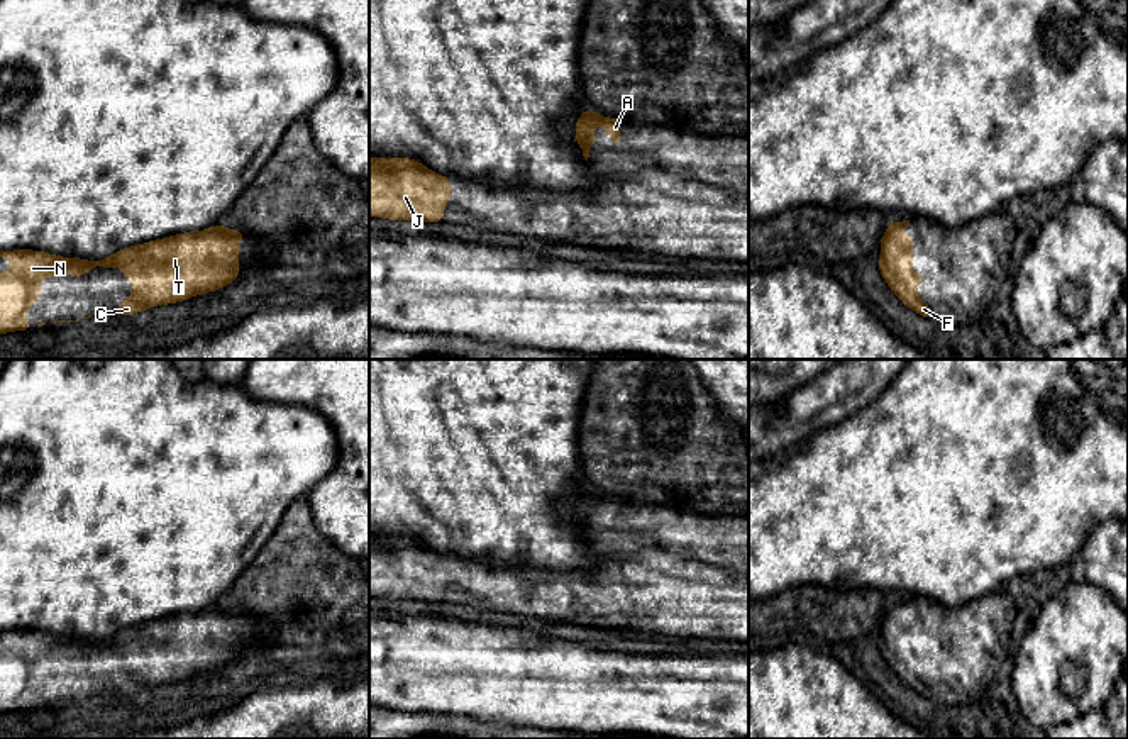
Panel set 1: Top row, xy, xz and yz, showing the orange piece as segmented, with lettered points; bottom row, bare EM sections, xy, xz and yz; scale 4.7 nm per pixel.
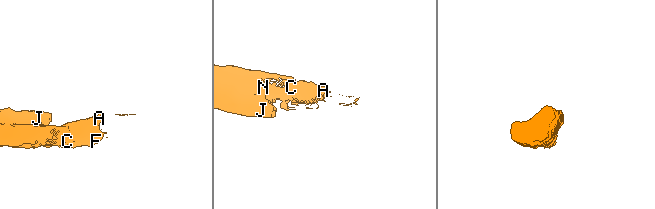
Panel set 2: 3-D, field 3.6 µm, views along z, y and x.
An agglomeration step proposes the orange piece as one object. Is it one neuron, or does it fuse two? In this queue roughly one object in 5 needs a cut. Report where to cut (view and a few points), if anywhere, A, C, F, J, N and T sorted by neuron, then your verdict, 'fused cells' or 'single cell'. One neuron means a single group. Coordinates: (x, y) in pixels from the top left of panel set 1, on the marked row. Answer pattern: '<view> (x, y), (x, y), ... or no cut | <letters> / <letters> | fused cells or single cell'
no cut | A C F J N T | single cell

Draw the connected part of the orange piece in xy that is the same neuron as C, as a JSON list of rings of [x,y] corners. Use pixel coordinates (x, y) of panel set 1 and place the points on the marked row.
[[[220,224],[130,246],[102,261],[29,249],[0,251],[0,258],[12,261],[12,268],[0,275],[0,334],[34,329],[24,312],[39,302],[39,281],[59,273],[81,276],[91,268],[120,266],[125,280],[135,283],[135,292],[112,314],[127,317],[220,290],[239,276],[237,249],[242,239],[247,239],[244,232]]]

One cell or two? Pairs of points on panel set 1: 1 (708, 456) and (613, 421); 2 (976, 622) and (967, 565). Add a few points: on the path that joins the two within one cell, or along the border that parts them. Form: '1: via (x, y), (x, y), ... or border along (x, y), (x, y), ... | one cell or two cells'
1: via (685, 455), (637, 421) | one cell
2: border along (1001, 587), (954, 607), (944, 607), (932, 600) | two cells

